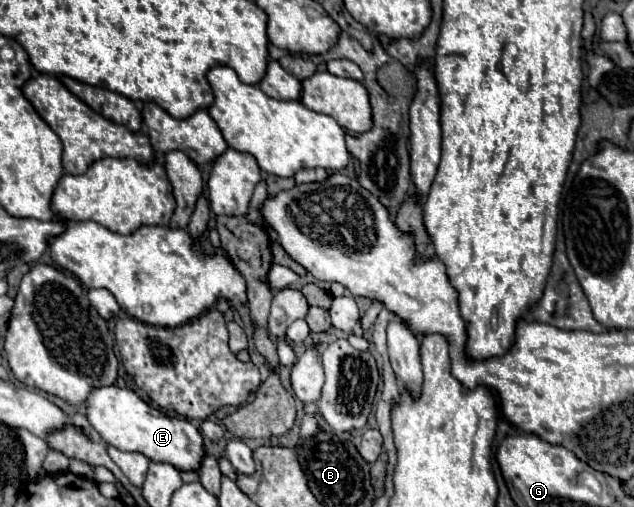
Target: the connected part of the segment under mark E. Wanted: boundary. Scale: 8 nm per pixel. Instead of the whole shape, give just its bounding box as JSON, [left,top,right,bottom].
[87,385,207,471]

